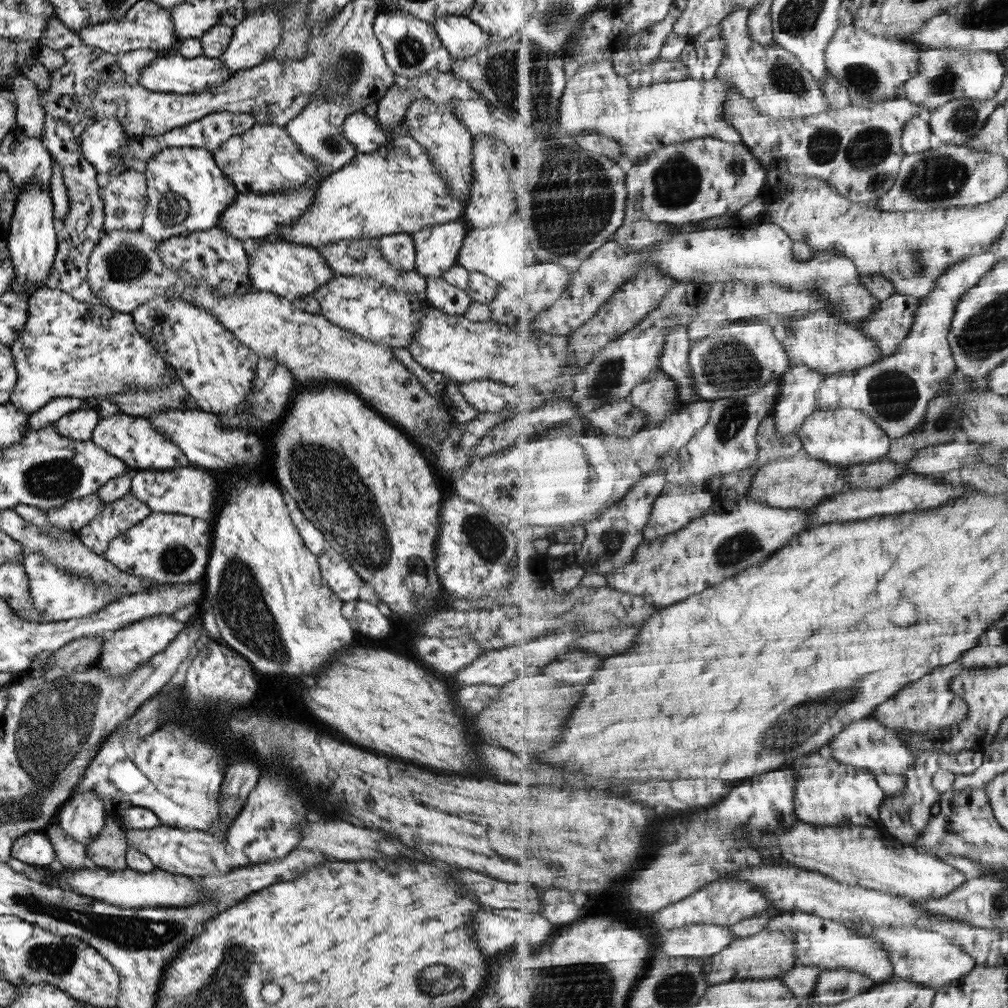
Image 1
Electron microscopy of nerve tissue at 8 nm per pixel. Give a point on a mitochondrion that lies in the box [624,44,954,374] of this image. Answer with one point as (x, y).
(865, 151)

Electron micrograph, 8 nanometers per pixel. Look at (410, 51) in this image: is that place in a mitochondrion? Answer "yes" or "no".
yes

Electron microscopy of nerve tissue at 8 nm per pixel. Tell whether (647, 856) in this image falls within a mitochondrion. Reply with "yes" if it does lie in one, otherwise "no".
no

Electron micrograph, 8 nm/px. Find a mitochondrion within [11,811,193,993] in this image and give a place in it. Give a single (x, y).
(57, 959)

